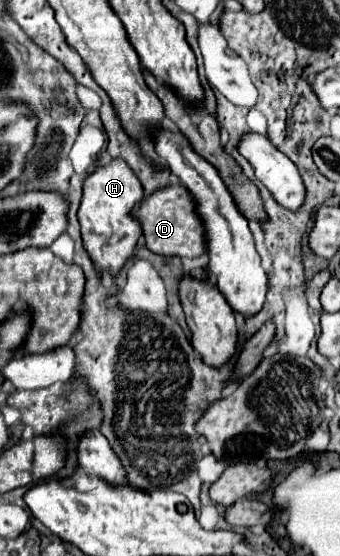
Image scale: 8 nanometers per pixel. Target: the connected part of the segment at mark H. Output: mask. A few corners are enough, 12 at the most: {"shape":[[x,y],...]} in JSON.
{"shape":[[124,159],[86,177],[78,219],[98,271],[140,239],[142,183]]}

